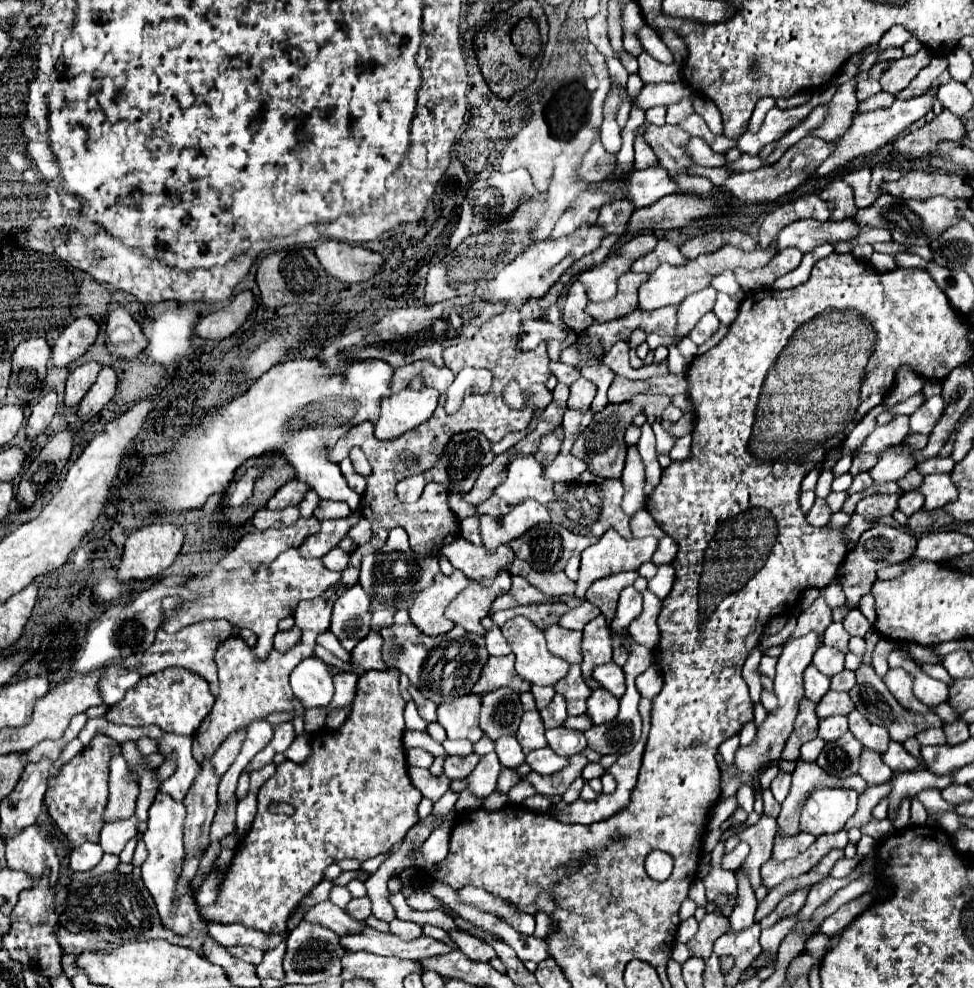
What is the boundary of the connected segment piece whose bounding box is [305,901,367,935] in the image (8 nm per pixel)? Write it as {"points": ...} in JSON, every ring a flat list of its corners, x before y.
{"points":[[323,901,323,903,317,903,315,907,311,907,305,913,305,919,313,921,313,923,321,923,323,927,329,927,339,935,361,933,367,927,365,921,351,917,349,913,345,913,345,909,333,905,331,901]]}

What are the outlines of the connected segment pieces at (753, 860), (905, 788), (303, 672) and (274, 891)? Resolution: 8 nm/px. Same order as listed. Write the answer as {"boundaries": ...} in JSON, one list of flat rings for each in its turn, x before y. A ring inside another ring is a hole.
{"boundaries":[[[761,815,761,821,757,825,737,833,739,839,745,839,751,845,751,853,745,859,745,863,741,865,741,871,749,877,753,891,761,885,761,875,759,875,761,865,767,859,771,859,775,833,777,833,777,821,773,817,765,817,765,815]],[[927,769,913,771,913,773,901,773,895,777,891,793,889,793,889,821,895,821,899,805,903,799,911,799,915,793,923,789,945,789,951,783,951,775,935,775]],[[309,657,293,669,291,689,305,709,327,707,335,691,331,673,327,671,325,663,317,657]],[[395,669,381,673,367,671,363,677,359,677,353,709,343,727,333,733,313,733,311,757,301,765,293,761,281,763,275,775,269,777,259,789,257,819,253,821,239,847,239,853,235,853,227,875,221,881,217,901,199,909,205,921,219,925,239,923,251,929,261,929,263,933,287,933,289,915,311,893,311,889,323,881,323,871,331,863,339,863,345,857,365,861,367,857,385,853,391,845,403,841,407,831,419,821,417,805,421,801,421,793,411,785,405,765,407,761,401,741,405,731,403,709,405,699,399,693,399,673],[271,803,289,803,295,813,271,813]]]}

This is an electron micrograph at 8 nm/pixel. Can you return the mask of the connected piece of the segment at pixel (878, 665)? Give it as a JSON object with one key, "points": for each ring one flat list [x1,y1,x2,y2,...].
{"points":[[881,638,880,641,874,648,873,655,872,655,872,665,875,667,875,673,883,679,885,677,885,673,887,673,887,653,892,651,896,647,896,643,892,643,892,640,885,640,886,638]]}

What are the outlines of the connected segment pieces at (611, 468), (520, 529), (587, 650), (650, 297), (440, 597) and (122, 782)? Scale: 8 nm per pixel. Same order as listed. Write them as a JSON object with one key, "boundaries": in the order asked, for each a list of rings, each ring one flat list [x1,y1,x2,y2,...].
{"boundaries":[[[637,395,631,401,625,403,609,403,603,411,595,413,593,421,587,425,587,429,579,435,575,441,571,453,579,459,583,459,589,465,589,471,593,471,599,477,621,477,623,463,625,463,625,431,631,425,633,417,643,413,643,415,653,415,655,418,661,418,661,411,671,403,669,397,665,395]],[[525,499,509,509,505,517,489,517,481,515,481,537,483,545,493,553,499,545,521,537,527,529,541,521,549,521,549,509,533,499]],[[599,615,597,619,593,619,585,625,583,647,581,647,581,653,583,653,581,669,583,669,583,679,587,681,587,685,591,689,599,687,599,683,593,679,593,669,597,665,611,663,611,653,613,653,611,641,613,641,613,637,611,637,611,631,609,631,603,615]],[[775,243,769,247,769,249,755,249,751,253,747,251,741,251,733,245,725,245,721,249,717,249,715,253,709,253,709,255,701,255,693,261,687,261,685,265,681,267,673,267,669,263,661,263,655,273,651,273,651,277,639,287,639,309,641,311,655,311,655,309,661,309,661,307,667,307,667,305,679,305,689,293,693,291,699,291,699,289,705,289,709,287,711,279,725,271,725,269,737,269,737,267,745,267,745,269,757,269,757,267,763,267,769,263,769,259,775,255]],[[455,571,449,577,437,573,433,585,417,593,413,605,409,607,409,617,413,625,431,637,449,633,455,627,455,623,445,619,443,611,467,587,467,583,469,579,461,571]],[[113,753,109,763,109,803,105,809,105,821,129,819,135,813,135,801,139,795,139,787,127,781,127,761,121,753]]]}

